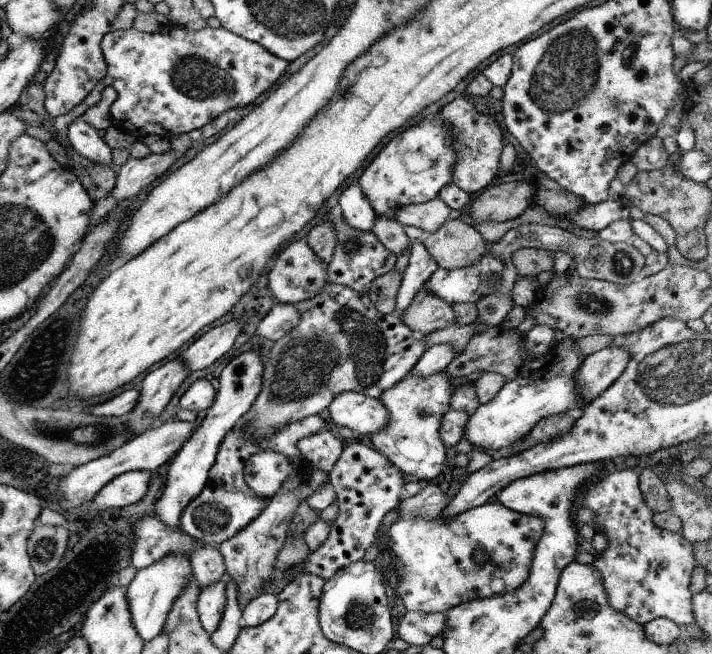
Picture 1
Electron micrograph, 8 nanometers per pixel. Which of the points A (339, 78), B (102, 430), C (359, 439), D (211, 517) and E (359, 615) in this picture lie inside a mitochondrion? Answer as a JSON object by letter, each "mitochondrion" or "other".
{"A":"other","B":"mitochondrion","C":"other","D":"mitochondrion","E":"mitochondrion"}

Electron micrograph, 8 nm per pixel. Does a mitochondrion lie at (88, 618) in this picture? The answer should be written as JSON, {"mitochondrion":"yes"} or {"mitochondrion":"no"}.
{"mitochondrion":"no"}

